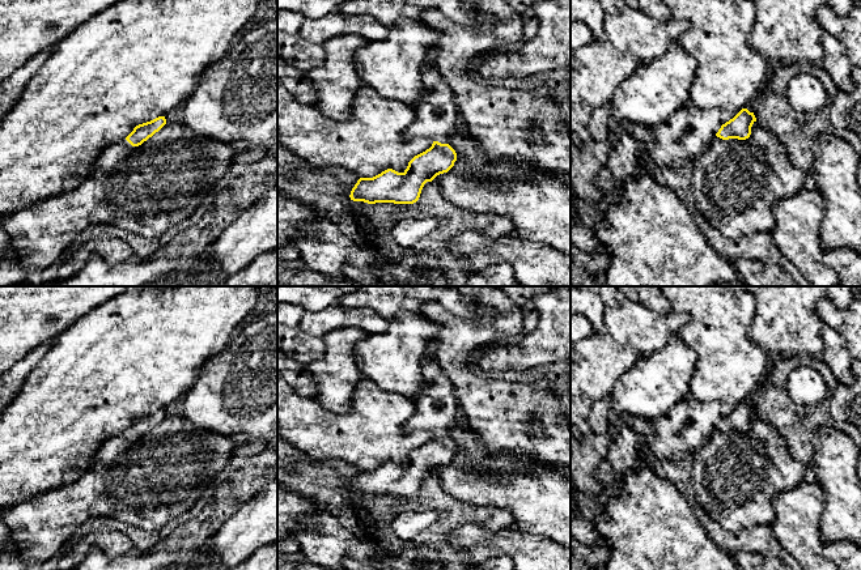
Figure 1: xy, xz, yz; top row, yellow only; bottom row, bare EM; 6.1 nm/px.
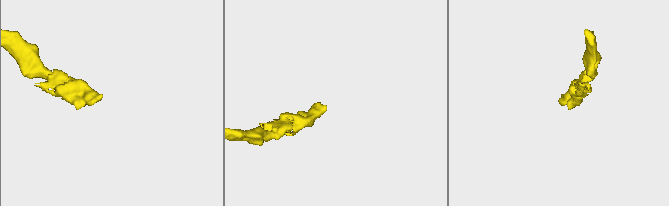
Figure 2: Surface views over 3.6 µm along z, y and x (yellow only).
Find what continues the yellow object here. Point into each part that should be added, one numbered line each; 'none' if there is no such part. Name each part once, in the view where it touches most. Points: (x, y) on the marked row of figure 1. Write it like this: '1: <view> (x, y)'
1: xz (437, 115)

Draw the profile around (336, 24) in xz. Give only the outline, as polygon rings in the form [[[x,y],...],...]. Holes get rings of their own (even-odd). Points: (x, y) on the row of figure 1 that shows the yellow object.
[[[332,12],[321,20],[305,20],[300,27],[300,34],[308,42],[318,44],[343,34],[355,34],[368,42],[376,42],[389,35],[389,27],[376,21],[372,16],[356,13],[348,16],[344,12]]]

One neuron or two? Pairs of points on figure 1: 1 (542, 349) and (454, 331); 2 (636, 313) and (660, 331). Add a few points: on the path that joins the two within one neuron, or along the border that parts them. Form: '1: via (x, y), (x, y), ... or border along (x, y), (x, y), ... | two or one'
1: border along (521, 336), (505, 343) | two
2: via (641, 318), (654, 331) | one

